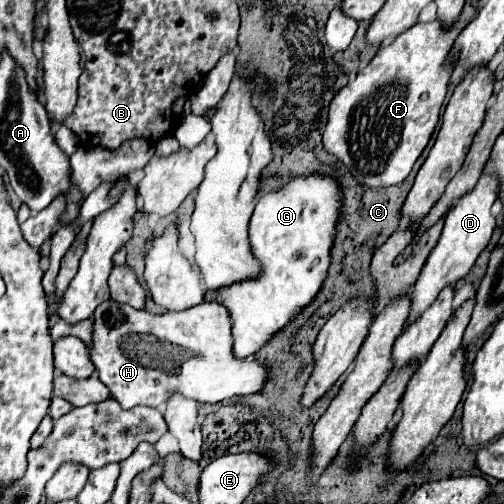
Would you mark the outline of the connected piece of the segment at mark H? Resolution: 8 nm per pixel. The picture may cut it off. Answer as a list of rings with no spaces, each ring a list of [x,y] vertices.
[[[107,300],[97,306],[93,314],[93,332],[91,332],[89,358],[97,368],[99,380],[111,390],[111,396],[123,406],[161,406],[167,402],[169,392],[179,390],[183,396],[199,402],[223,402],[233,396],[261,394],[269,368],[261,362],[235,358],[233,356],[233,336],[231,336],[231,314],[219,302],[205,300],[195,308],[181,312],[167,312],[153,316],[145,310],[135,310],[129,304],[119,304]]]

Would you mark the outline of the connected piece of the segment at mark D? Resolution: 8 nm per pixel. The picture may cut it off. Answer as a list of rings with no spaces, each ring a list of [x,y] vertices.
[[[483,172],[479,176],[479,182],[475,184],[473,192],[467,192],[467,196],[463,196],[463,200],[459,200],[459,204],[455,204],[455,208],[447,214],[443,234],[441,234],[437,246],[431,250],[431,254],[429,254],[429,258],[427,258],[415,286],[413,286],[413,292],[411,292],[411,302],[413,302],[411,304],[411,316],[409,316],[405,326],[409,326],[413,320],[417,320],[419,314],[429,304],[433,304],[433,300],[437,298],[437,294],[445,286],[451,286],[457,280],[461,280],[471,270],[477,256],[485,250],[485,246],[489,244],[491,234],[495,230],[495,218],[491,214],[491,206],[497,200],[497,194],[499,194],[497,176]]]

